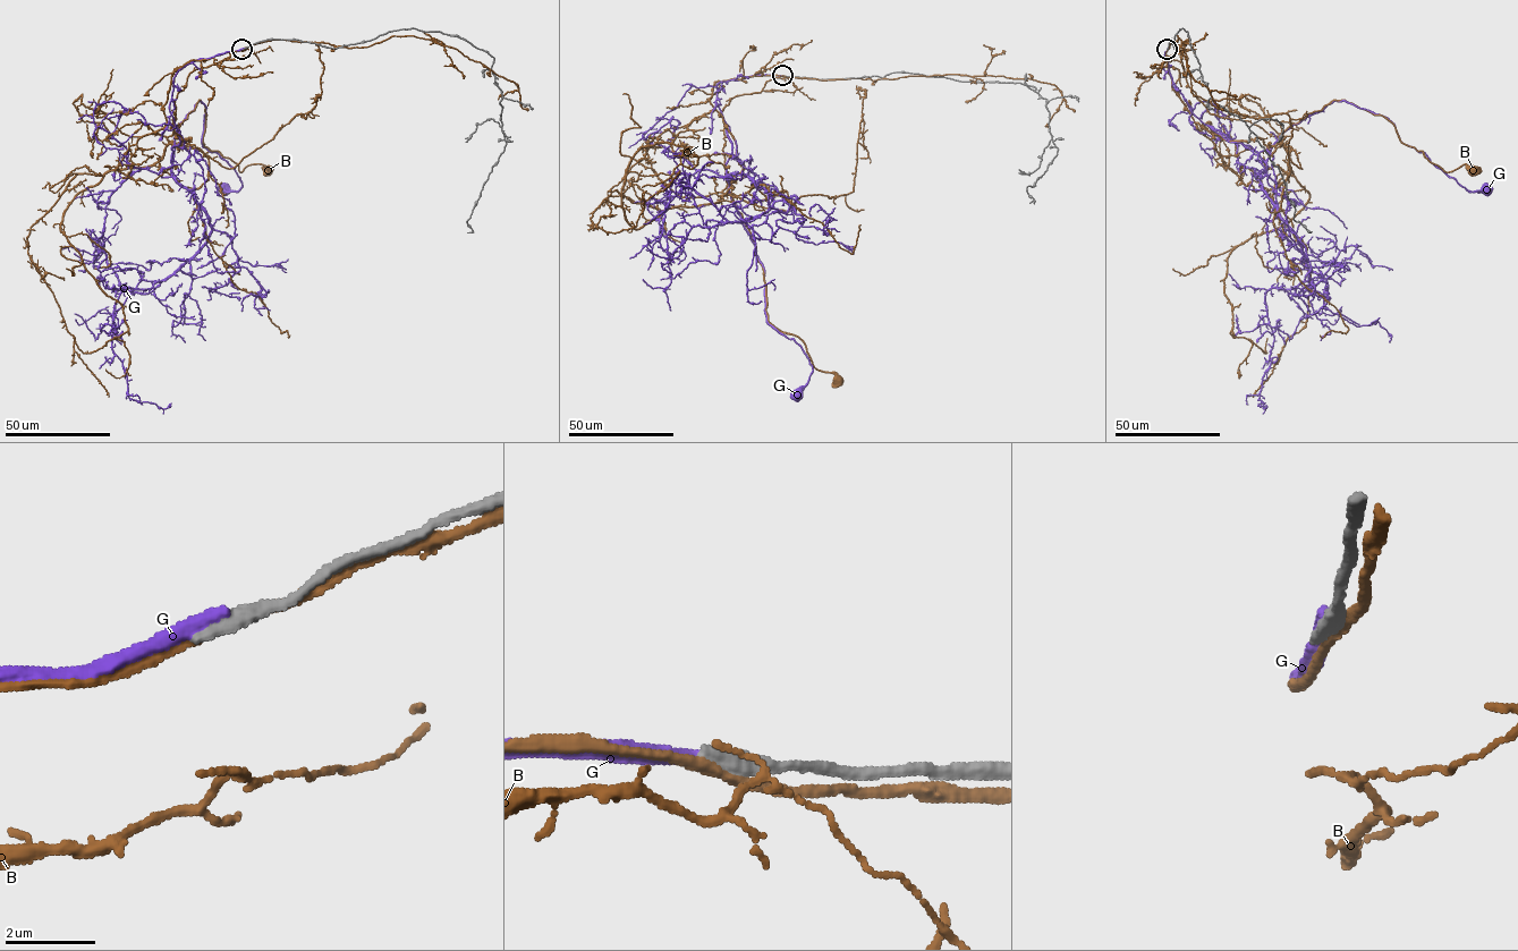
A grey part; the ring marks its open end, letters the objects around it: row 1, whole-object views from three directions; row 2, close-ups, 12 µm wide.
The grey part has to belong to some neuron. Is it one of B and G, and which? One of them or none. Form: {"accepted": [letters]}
{"accepted": []}

